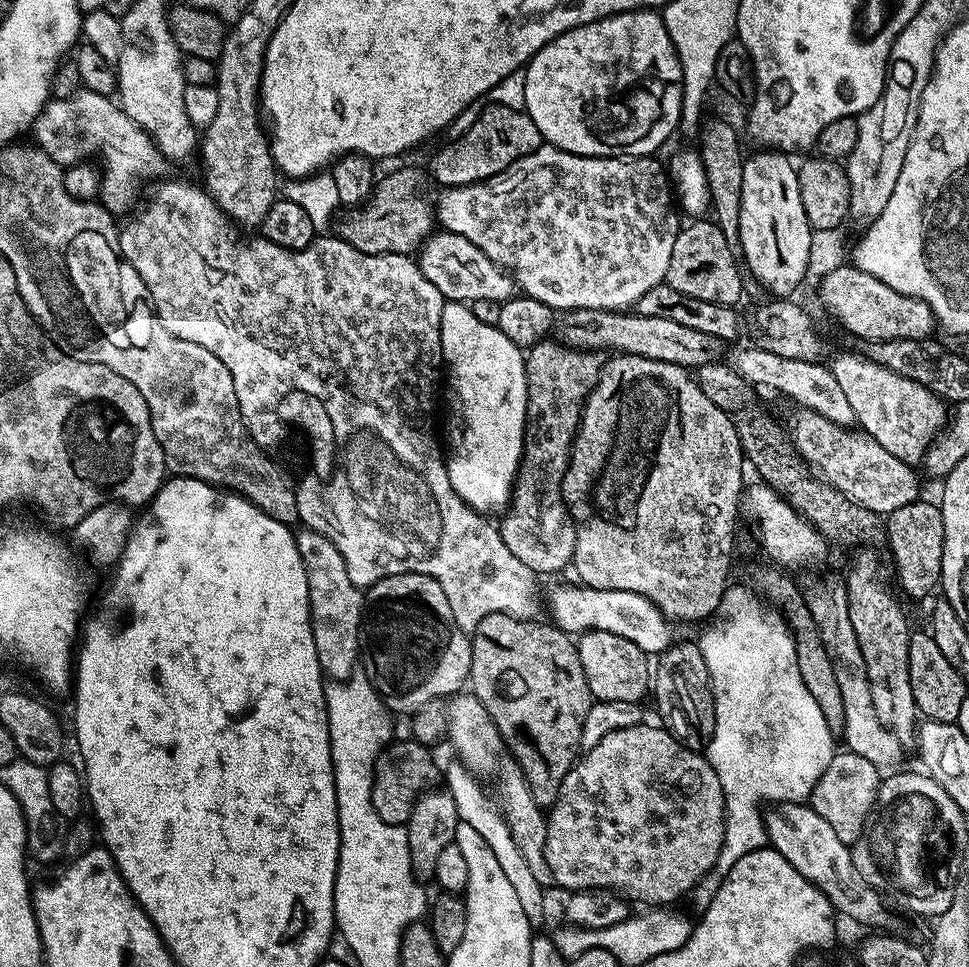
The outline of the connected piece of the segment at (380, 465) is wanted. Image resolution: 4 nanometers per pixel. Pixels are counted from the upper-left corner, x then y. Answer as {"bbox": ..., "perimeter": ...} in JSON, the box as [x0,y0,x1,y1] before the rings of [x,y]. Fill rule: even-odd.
{"bbox":[119,180,542,634],"perimeter":[[[163,180],[159,181],[161,184],[153,190],[152,197],[145,202],[144,209],[140,213],[137,211],[131,217],[133,220],[125,228],[123,225],[119,229],[120,253],[132,263],[134,270],[142,278],[147,299],[156,317],[162,322],[162,326],[166,326],[170,334],[186,342],[198,342],[198,346],[206,346],[206,350],[210,350],[210,354],[214,354],[214,358],[218,358],[218,362],[222,362],[222,366],[230,370],[230,378],[234,378],[234,394],[238,398],[240,413],[246,422],[248,433],[258,445],[266,442],[266,432],[278,430],[280,426],[291,432],[294,426],[294,434],[296,434],[296,426],[336,426],[332,434],[324,434],[322,438],[324,442],[322,456],[316,458],[310,465],[310,470],[301,478],[300,484],[295,485],[298,506],[304,504],[303,516],[308,516],[308,508],[312,508],[313,502],[320,504],[320,500],[324,500],[324,504],[332,504],[332,488],[340,492],[340,508],[344,508],[344,492],[348,492],[348,488],[356,484],[356,496],[348,492],[348,504],[356,504],[356,508],[352,508],[352,516],[356,516],[356,520],[352,520],[352,516],[348,516],[348,520],[344,520],[344,516],[340,516],[340,520],[332,520],[332,512],[316,512],[316,524],[320,524],[320,528],[336,528],[336,524],[344,524],[344,528],[352,524],[352,528],[356,528],[356,524],[360,524],[360,516],[364,516],[364,524],[368,524],[368,520],[372,520],[372,524],[380,524],[380,520],[388,520],[388,524],[396,524],[396,528],[392,528],[392,532],[396,532],[392,540],[400,540],[400,544],[392,544],[388,552],[384,552],[384,548],[376,552],[376,548],[364,548],[364,540],[360,540],[356,532],[348,532],[348,536],[340,532],[340,536],[336,536],[334,546],[338,546],[338,550],[344,548],[344,552],[348,552],[345,562],[350,574],[350,582],[354,582],[354,586],[358,589],[367,590],[374,582],[394,574],[410,574],[411,572],[426,574],[434,578],[438,586],[442,586],[442,590],[446,590],[446,598],[450,598],[450,610],[454,610],[454,618],[458,626],[463,632],[469,634],[475,633],[482,618],[495,612],[505,612],[520,620],[536,620],[539,617],[540,604],[542,608],[542,596],[540,598],[536,593],[537,573],[532,572],[530,566],[526,566],[526,562],[518,562],[518,558],[510,554],[506,542],[502,542],[499,527],[488,521],[491,519],[475,512],[462,498],[458,498],[454,486],[450,486],[446,456],[442,451],[441,441],[440,444],[436,441],[436,432],[432,429],[432,411],[436,408],[436,383],[439,380],[441,383],[442,365],[444,364],[440,327],[442,326],[442,310],[446,301],[444,295],[438,290],[438,286],[434,286],[434,282],[430,282],[430,278],[422,274],[419,263],[411,255],[362,254],[362,250],[354,250],[354,246],[341,240],[336,234],[317,235],[308,248],[297,252],[286,250],[282,246],[274,246],[274,242],[263,238],[255,238],[256,240],[247,244],[246,241],[236,237],[237,229],[233,227],[223,210],[212,201],[211,196],[203,187],[195,188],[194,185],[187,184],[184,180]],[[328,440],[332,442],[332,448],[328,448],[326,444]]]}

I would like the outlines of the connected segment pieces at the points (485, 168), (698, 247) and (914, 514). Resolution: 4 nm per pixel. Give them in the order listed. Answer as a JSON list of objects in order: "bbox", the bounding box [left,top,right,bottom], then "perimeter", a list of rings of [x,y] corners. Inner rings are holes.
[{"bbox":[430,103,540,188],"perimeter":[[[489,103],[487,107],[477,114],[476,121],[453,144],[448,144],[433,154],[430,176],[435,183],[437,180],[444,188],[477,184],[480,180],[489,180],[494,174],[506,170],[506,166],[518,158],[540,148],[540,131],[527,112],[494,103]]]},{"bbox":[667,218,742,305],"perimeter":[[[696,218],[688,223],[685,223],[677,234],[677,242],[674,243],[673,254],[670,256],[667,284],[674,286],[674,290],[678,290],[681,294],[690,294],[690,298],[702,298],[702,302],[735,305],[737,303],[735,300],[739,298],[740,292],[742,296],[742,284],[740,288],[740,270],[742,271],[742,268],[740,264],[736,265],[738,256],[733,245],[726,242],[726,234],[722,234],[720,227],[711,219]]]},{"bbox":[886,498,944,600],"perimeter":[[[917,498],[898,510],[887,513],[886,536],[892,560],[896,563],[896,576],[900,579],[899,591],[912,600],[924,600],[932,591],[937,591],[942,574],[942,550],[944,549],[944,527],[939,503],[932,504],[925,498]]]}]

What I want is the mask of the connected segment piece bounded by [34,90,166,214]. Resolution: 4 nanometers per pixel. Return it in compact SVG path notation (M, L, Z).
M81 90L70 97L49 99L38 114L34 125L35 132L34 140L38 147L46 154L50 154L50 158L54 158L54 162L58 162L61 166L79 164L80 161L91 161L94 158L92 156L96 156L100 152L100 160L104 163L104 166L102 165L98 200L113 214L128 211L128 213L131 213L133 211L132 203L135 202L136 195L140 192L140 183L147 176L157 175L156 177L159 177L161 175L159 172L166 167L164 155L156 148L154 141L121 110L115 99L102 94Z

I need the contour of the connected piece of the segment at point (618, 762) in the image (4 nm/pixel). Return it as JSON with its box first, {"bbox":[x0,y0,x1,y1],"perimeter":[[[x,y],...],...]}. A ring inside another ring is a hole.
{"bbox":[546,722,724,906],"perimeter":[[[641,722],[635,724],[634,726],[627,728],[626,730],[614,730],[607,734],[598,746],[594,747],[592,750],[587,751],[577,762],[573,765],[567,774],[560,781],[559,788],[559,798],[556,799],[556,803],[553,804],[549,814],[547,815],[547,836],[546,836],[546,862],[549,863],[550,872],[552,876],[553,883],[558,886],[566,888],[568,892],[573,891],[593,891],[593,890],[605,890],[614,891],[620,893],[621,896],[627,898],[629,901],[634,902],[634,900],[641,900],[644,906],[672,906],[675,900],[680,900],[689,895],[692,889],[708,875],[709,872],[713,871],[716,867],[716,859],[718,854],[722,850],[724,845],[724,791],[722,790],[722,782],[718,782],[718,774],[714,774],[714,770],[710,766],[707,755],[690,750],[686,746],[682,746],[672,735],[668,732],[667,728],[663,726],[655,726],[656,728],[651,728],[647,722]]]}

